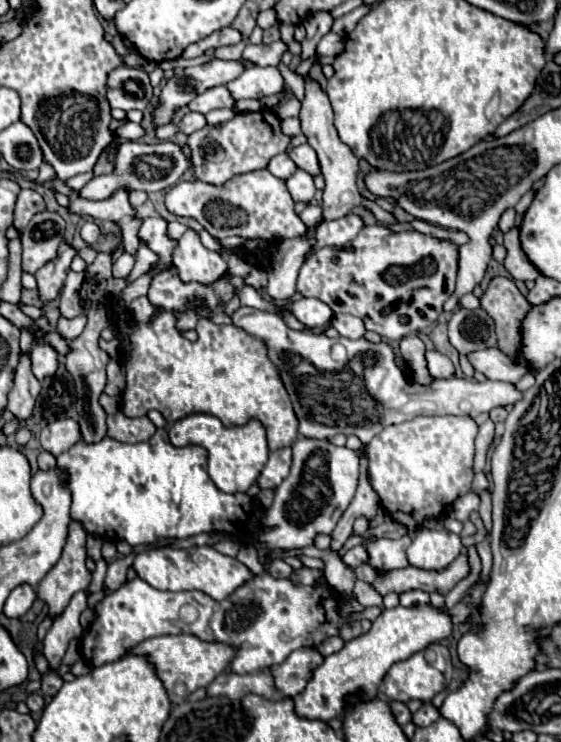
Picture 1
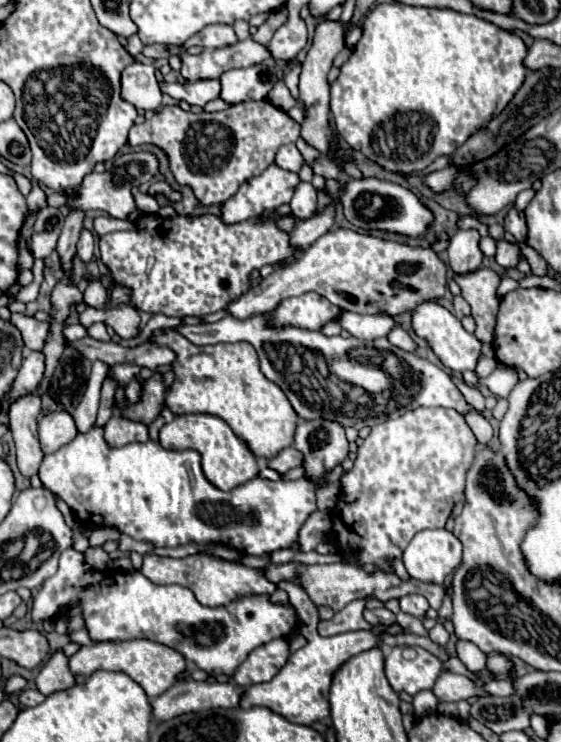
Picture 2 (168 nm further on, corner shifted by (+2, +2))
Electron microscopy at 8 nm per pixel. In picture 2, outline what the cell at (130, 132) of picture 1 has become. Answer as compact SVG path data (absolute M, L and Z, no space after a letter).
M268 99L244 101L216 113L190 113L178 105L162 107L152 119L134 125L128 135L128 145L156 145L168 157L168 167L180 185L192 187L202 205L228 201L244 181L258 177L274 163L276 151L284 143L294 143L300 137L300 125Z

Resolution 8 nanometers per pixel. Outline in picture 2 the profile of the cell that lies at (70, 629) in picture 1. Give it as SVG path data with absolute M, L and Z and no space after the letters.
M56 651L40 669L36 677L36 687L42 695L52 695L56 691L64 691L76 685L74 675L68 669L68 659L62 655L62 651Z

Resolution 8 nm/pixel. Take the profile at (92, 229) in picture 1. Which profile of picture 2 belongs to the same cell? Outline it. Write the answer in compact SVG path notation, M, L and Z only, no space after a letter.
M84 229L80 235L80 241L78 241L78 257L84 263L90 263L92 255L94 255L94 235Z

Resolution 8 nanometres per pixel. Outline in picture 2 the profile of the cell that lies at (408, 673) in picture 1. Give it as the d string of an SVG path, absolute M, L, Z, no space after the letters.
M394 647L386 657L386 677L390 687L396 693L406 691L410 695L416 695L424 689L432 689L438 675L442 673L440 659L422 647L414 647L414 659L404 659L402 649L404 647Z

